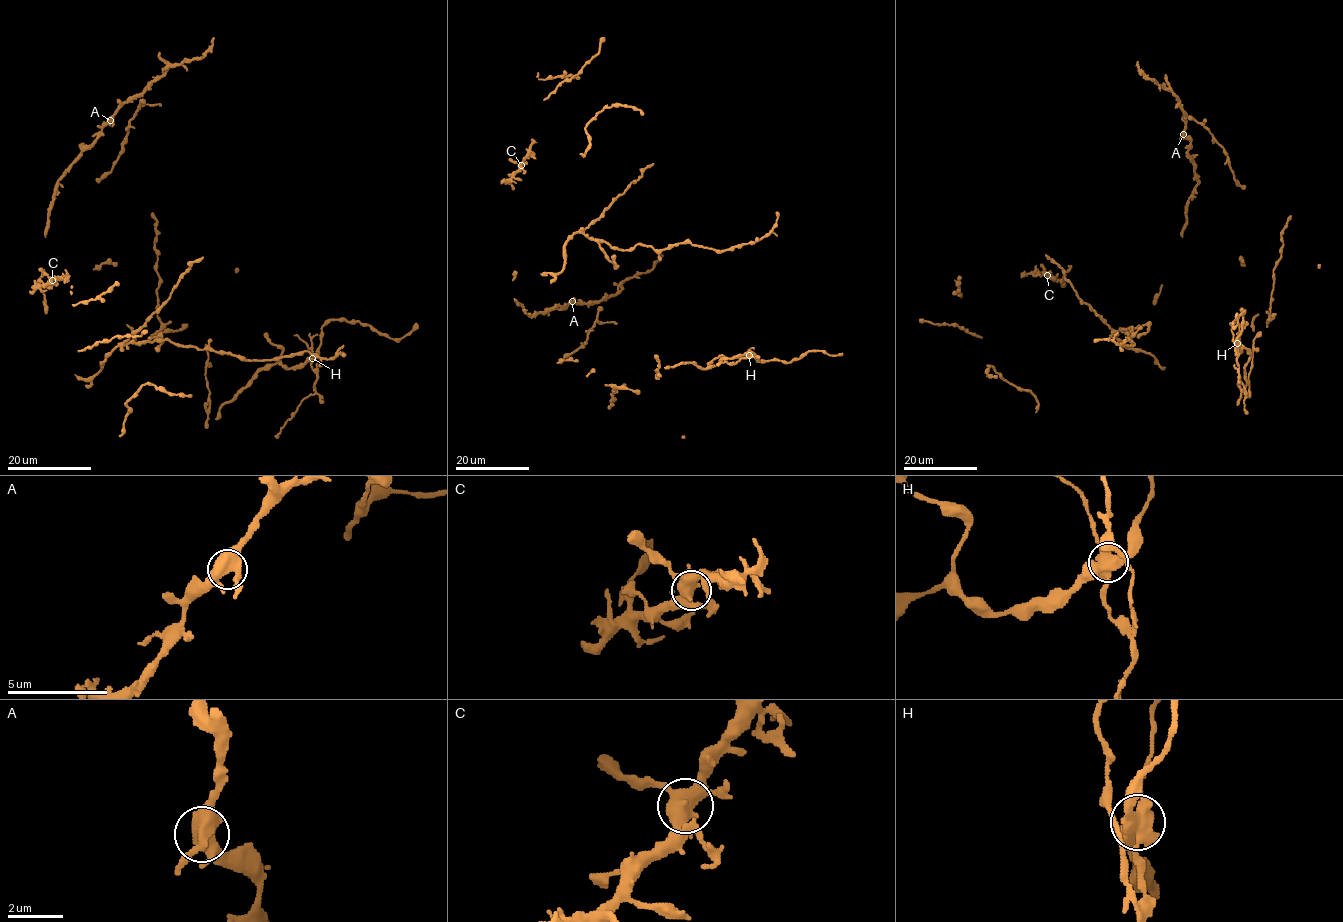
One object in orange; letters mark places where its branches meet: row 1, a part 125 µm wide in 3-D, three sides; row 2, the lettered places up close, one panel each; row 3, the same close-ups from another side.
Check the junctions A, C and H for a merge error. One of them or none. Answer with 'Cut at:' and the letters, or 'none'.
Cut at: H

